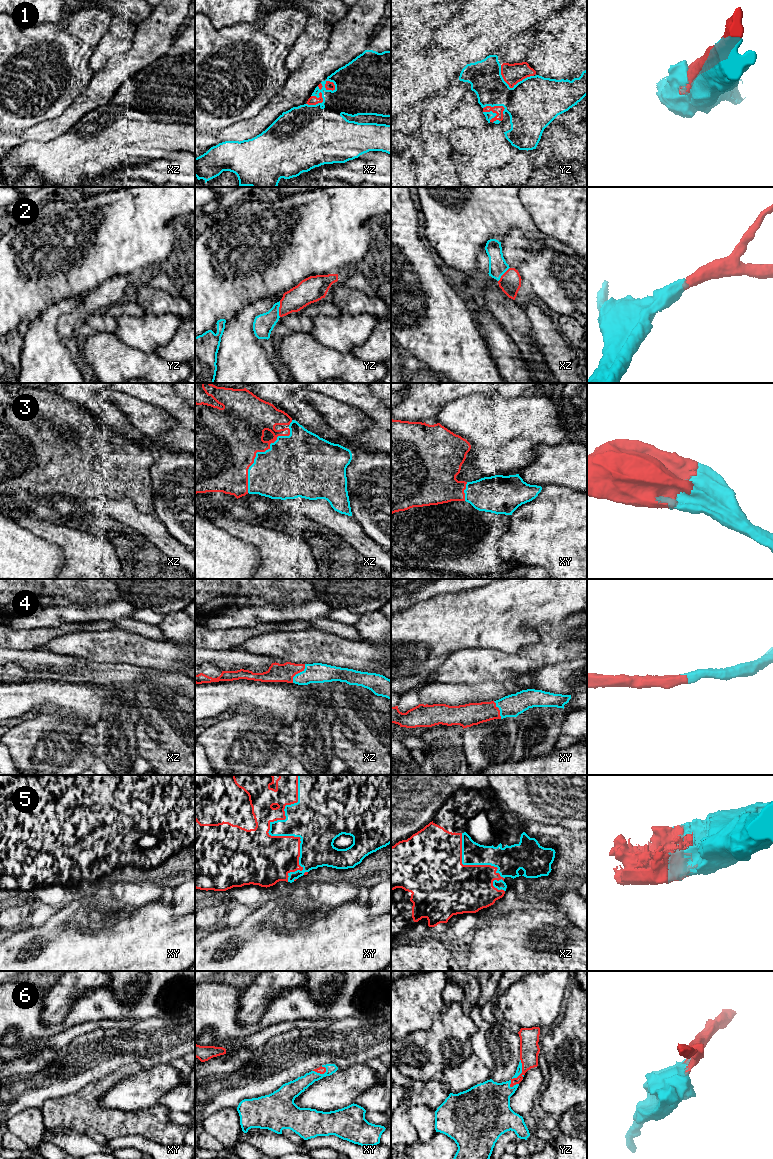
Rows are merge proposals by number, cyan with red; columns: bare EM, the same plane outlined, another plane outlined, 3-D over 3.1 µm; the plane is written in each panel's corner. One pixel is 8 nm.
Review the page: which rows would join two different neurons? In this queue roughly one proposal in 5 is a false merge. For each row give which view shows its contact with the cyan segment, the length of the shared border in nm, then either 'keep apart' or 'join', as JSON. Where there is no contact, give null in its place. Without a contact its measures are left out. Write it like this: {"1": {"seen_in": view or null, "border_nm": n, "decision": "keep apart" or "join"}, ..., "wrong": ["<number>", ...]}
{"1": {"seen_in": "xz", "border_nm": 280, "decision": "join"}, "2": {"seen_in": "yz", "border_nm": 130, "decision": "join"}, "3": {"seen_in": "xz", "border_nm": 600, "decision": "join"}, "4": {"seen_in": "xz", "border_nm": 190, "decision": "join"}, "5": {"seen_in": "xy", "border_nm": 850, "decision": "join"}, "6": {"seen_in": "yz", "border_nm": 240, "decision": "join"}, "wrong": []}

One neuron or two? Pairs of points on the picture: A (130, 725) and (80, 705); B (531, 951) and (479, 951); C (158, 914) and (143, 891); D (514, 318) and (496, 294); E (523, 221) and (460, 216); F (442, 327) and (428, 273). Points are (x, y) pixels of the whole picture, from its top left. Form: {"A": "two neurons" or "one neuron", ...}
{"A": "two neurons", "B": "one neuron", "C": "two neurons", "D": "one neuron", "E": "one neuron", "F": "one neuron"}

